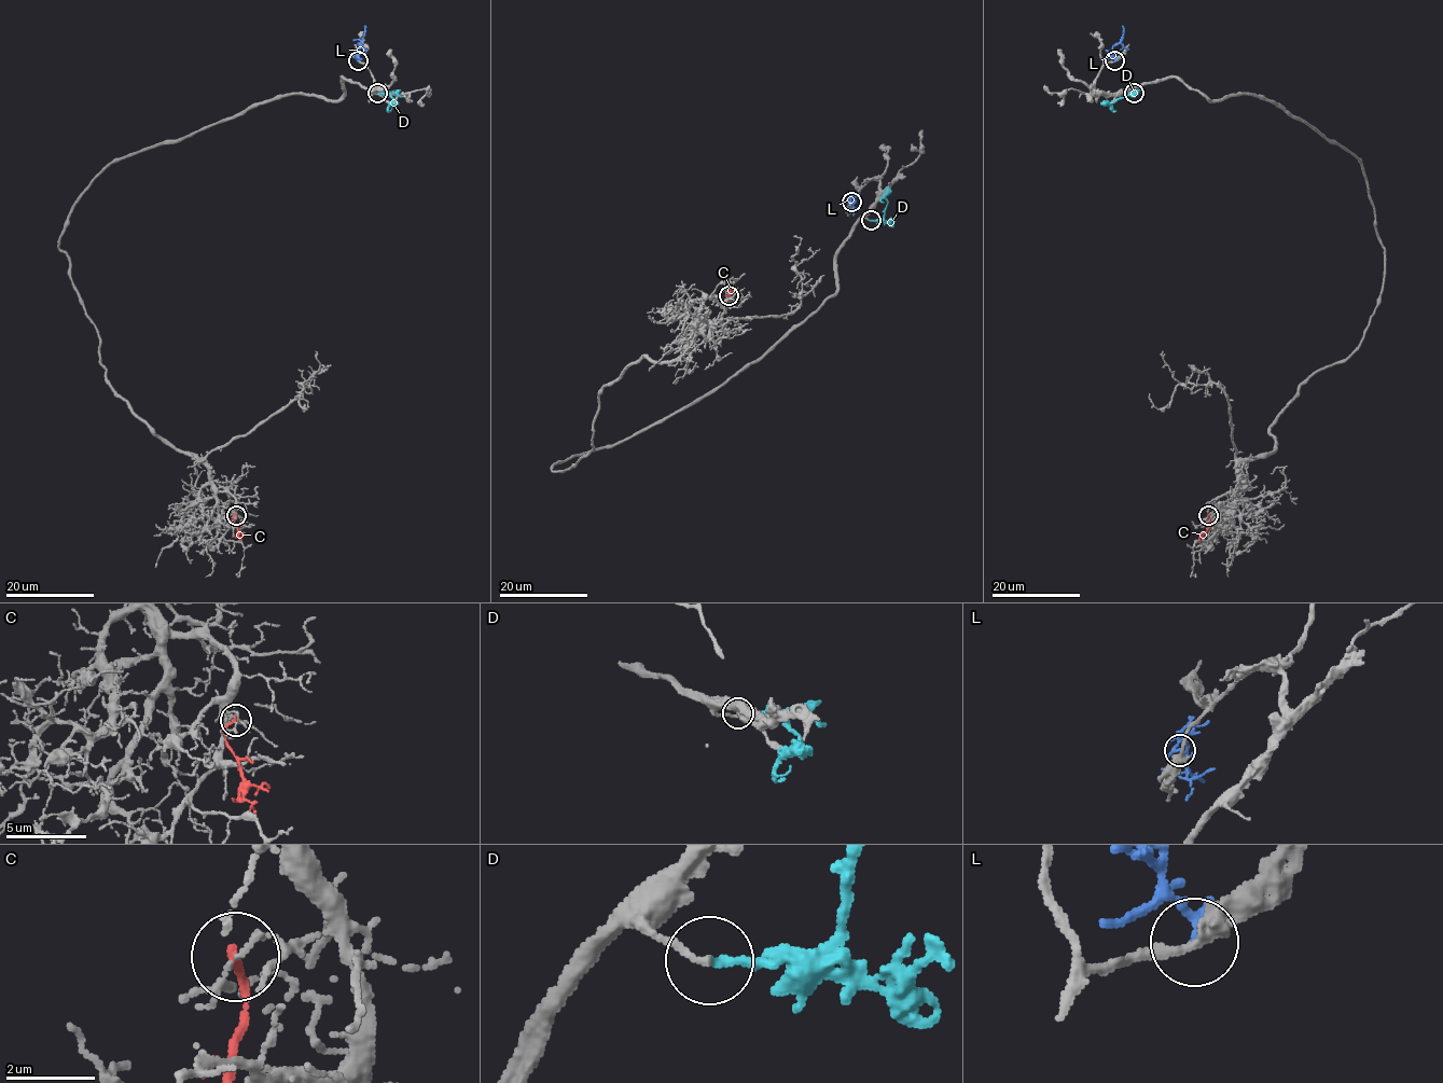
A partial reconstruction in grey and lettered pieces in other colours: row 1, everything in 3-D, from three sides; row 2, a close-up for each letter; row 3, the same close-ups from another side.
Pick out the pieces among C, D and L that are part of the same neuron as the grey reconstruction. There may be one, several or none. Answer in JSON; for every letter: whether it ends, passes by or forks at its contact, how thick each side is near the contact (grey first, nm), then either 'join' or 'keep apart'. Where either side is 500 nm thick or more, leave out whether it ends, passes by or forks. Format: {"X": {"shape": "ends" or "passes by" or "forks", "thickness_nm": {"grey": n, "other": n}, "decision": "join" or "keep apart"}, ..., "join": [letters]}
{"C": {"shape": "ends", "thickness_nm": {"grey": 100, "other": 170}, "decision": "keep apart"}, "D": {"shape": "ends", "thickness_nm": {"grey": 160, "other": 200}, "decision": "keep apart"}, "L": {"shape": "passes by", "thickness_nm": {"grey": 300, "other": 140}, "decision": "keep apart"}, "join": []}

